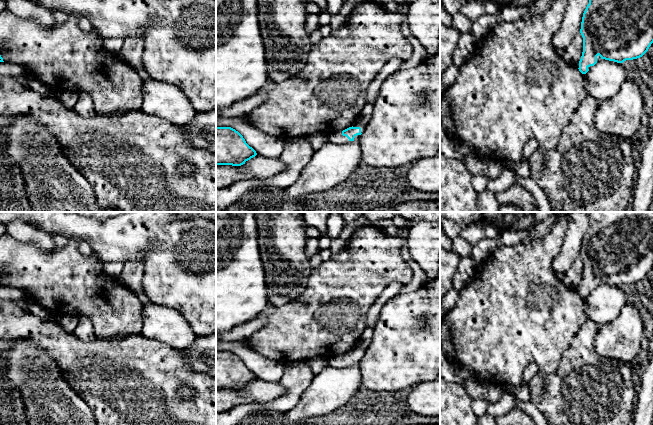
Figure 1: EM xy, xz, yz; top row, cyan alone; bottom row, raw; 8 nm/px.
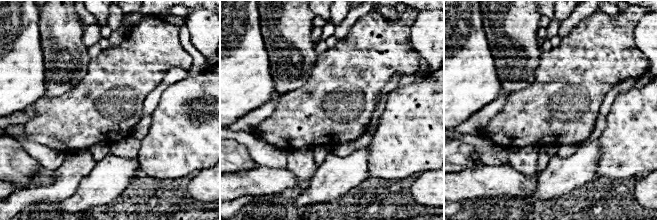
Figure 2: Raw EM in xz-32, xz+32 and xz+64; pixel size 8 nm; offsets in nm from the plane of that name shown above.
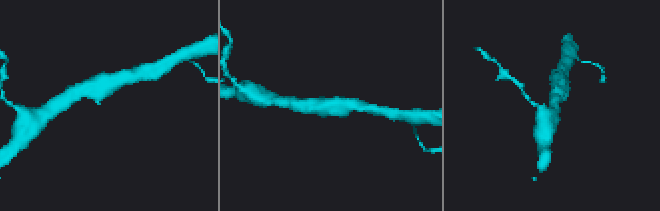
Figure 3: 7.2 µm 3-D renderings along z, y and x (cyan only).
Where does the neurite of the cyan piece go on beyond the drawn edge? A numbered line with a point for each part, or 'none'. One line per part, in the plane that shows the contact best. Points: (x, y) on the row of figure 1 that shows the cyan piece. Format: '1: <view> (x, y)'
none

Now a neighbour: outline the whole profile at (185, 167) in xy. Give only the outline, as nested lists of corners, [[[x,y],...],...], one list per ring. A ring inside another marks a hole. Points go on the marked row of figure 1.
[[[181,161],[176,168],[182,175],[191,175],[195,171],[195,166],[189,161]]]

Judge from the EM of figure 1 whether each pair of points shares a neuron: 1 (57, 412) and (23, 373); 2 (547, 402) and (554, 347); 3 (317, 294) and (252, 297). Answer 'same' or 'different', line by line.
1: same
2: different
3: different

